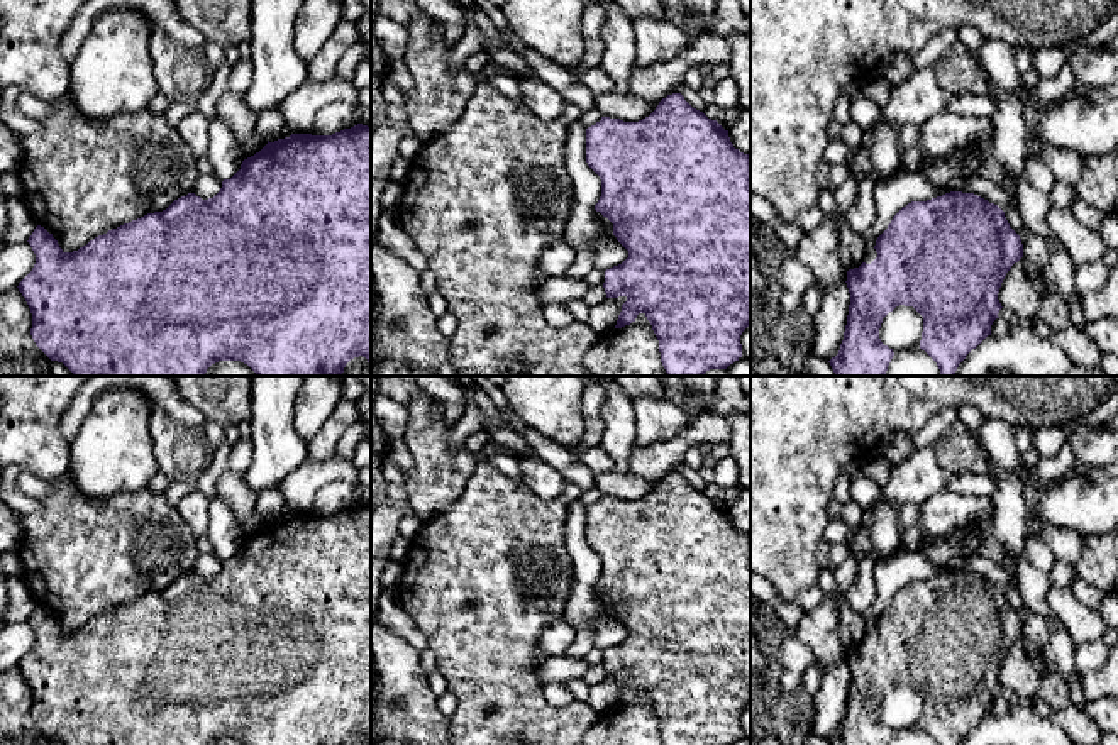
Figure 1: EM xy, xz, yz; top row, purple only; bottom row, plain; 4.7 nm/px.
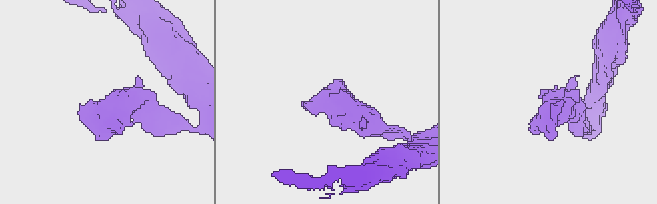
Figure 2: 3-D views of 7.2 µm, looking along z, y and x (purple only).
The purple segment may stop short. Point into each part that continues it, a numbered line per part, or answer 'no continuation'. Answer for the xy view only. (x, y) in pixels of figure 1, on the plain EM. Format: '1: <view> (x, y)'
no continuation

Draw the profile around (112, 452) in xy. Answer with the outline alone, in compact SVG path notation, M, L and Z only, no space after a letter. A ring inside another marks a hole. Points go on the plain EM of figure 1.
M115 386L91 401L69 440L68 472L86 498L108 498L147 488L159 472L152 452L152 403L139 388Z

